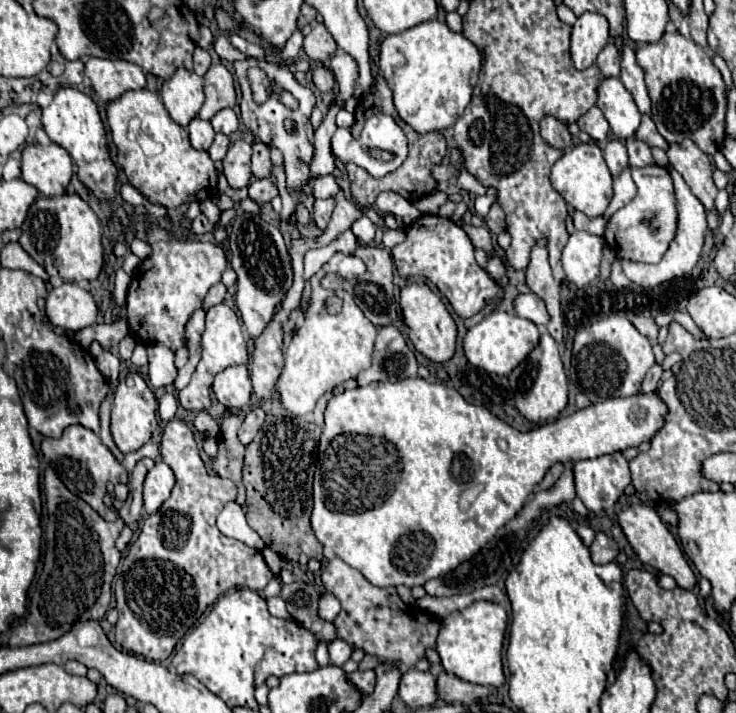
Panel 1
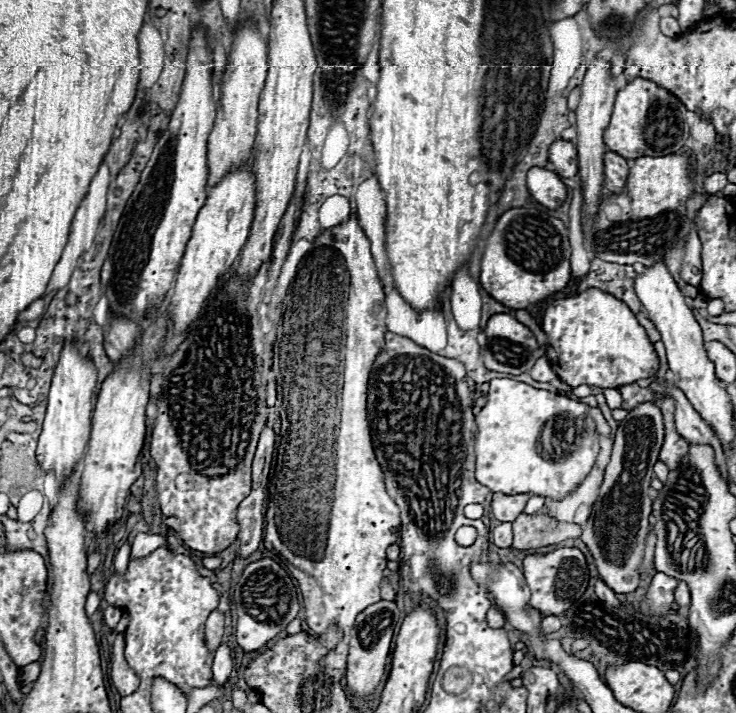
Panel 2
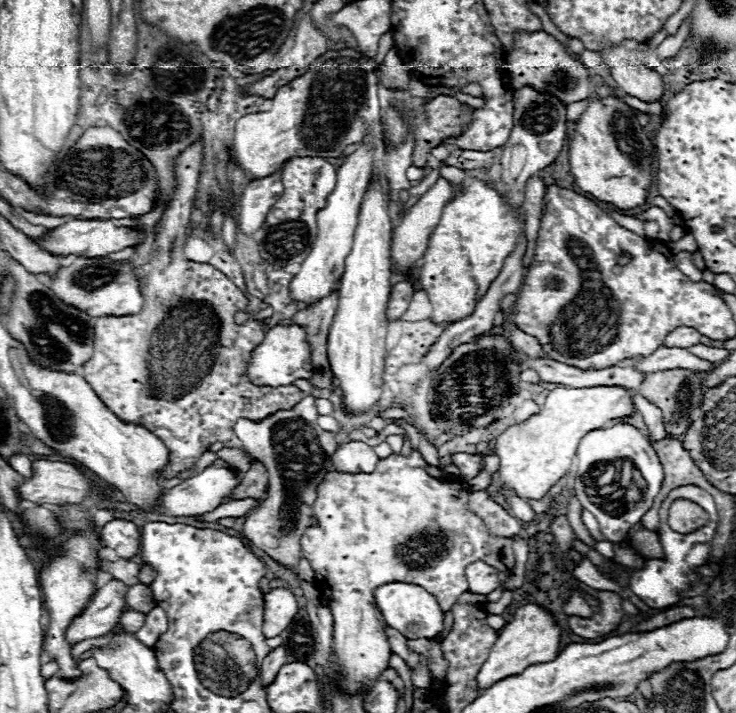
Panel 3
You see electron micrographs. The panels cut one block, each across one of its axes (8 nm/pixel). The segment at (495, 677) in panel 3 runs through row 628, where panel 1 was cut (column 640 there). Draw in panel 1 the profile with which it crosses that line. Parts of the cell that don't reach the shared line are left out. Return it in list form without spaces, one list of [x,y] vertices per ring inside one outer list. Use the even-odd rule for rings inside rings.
[[[636,502],[636,504],[626,506],[624,510],[618,512],[618,524],[620,524],[622,532],[626,534],[630,546],[634,548],[636,556],[638,556],[644,564],[650,564],[650,566],[656,568],[658,572],[664,572],[664,574],[676,578],[676,582],[678,582],[680,588],[692,590],[692,588],[696,586],[696,576],[694,576],[694,572],[690,570],[690,566],[688,566],[688,562],[686,562],[680,546],[676,544],[674,536],[670,534],[670,530],[666,528],[666,524],[660,520],[658,512],[656,512],[652,506],[644,504],[644,502]]]

